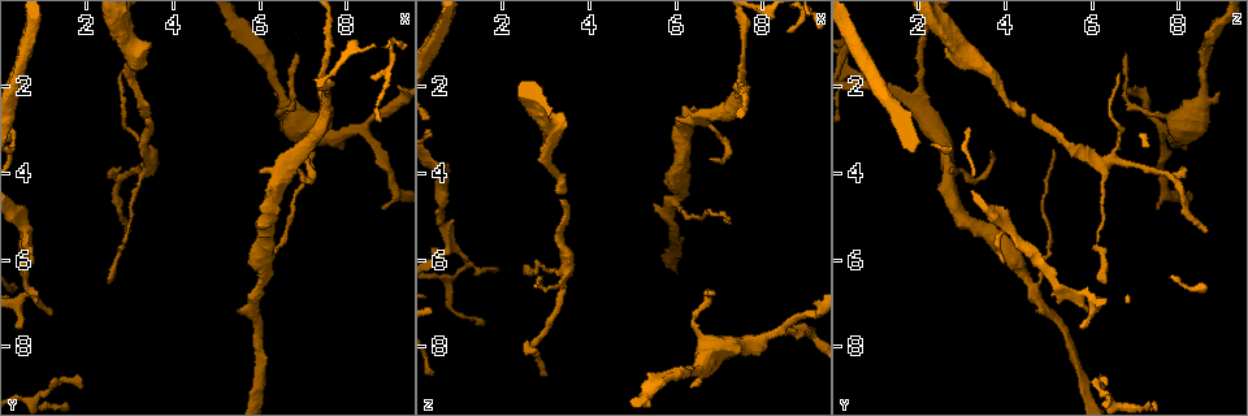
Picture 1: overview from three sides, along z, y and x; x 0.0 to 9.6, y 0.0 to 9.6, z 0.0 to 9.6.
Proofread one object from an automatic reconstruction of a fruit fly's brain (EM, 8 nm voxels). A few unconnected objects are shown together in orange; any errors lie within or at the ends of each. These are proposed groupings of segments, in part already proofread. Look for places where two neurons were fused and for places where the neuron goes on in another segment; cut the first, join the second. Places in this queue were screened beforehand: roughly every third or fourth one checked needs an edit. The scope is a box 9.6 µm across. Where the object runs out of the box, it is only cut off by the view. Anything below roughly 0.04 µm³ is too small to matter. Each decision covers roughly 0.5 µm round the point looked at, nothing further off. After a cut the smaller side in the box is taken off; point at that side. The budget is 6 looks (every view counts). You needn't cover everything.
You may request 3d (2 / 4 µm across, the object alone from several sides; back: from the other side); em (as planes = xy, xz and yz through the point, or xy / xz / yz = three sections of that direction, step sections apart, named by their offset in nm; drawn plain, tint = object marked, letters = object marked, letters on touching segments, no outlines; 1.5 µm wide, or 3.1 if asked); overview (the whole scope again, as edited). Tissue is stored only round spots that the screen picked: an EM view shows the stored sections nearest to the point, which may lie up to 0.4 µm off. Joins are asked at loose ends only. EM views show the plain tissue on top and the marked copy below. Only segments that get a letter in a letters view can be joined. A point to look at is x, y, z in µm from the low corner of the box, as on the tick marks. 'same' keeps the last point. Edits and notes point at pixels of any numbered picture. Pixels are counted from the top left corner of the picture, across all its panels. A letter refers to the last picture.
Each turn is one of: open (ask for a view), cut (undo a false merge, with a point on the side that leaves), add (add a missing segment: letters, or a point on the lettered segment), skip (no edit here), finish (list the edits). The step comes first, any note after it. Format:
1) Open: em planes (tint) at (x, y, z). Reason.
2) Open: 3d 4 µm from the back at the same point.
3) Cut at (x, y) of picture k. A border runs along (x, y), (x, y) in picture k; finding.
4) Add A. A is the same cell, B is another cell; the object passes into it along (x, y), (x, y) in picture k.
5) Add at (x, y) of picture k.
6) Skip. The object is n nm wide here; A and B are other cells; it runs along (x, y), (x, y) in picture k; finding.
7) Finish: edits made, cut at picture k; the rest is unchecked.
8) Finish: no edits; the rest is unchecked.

Open: 3d 4 µm at (2.80, 1.75, 6.65). Free end.

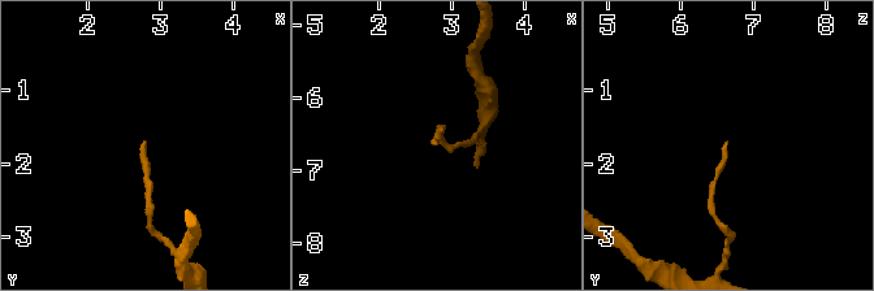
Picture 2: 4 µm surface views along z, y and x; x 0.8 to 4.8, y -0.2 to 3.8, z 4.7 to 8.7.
Open: em xy step 4 (letters) at (2.80, 1.75, 6.65).

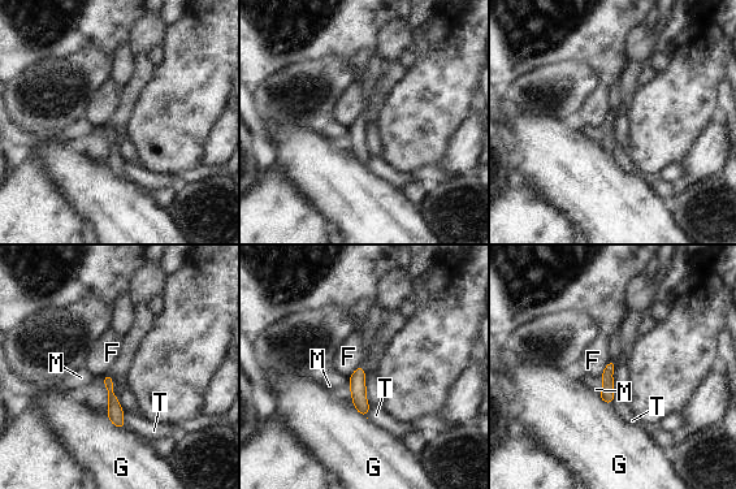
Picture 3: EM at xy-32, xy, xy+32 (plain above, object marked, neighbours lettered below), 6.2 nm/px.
Skip. F, G, M and T are other cells; a border runs along (124, 411), (126, 427) in picture 3; none of them fits.

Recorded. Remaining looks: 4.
Open: em planes (letters) at (5.50, 7.20, 4.75). Free end.

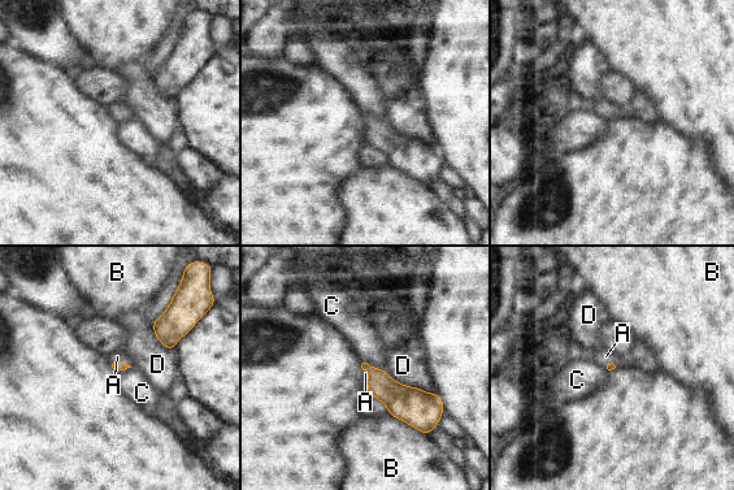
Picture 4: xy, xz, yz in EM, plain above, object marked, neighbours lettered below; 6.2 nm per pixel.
Add A. A is the same cell, B, C and D are other cells; the neuron continues.

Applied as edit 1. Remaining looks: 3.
Finish: edits made, add at picture 4; the rest is unchecked.

